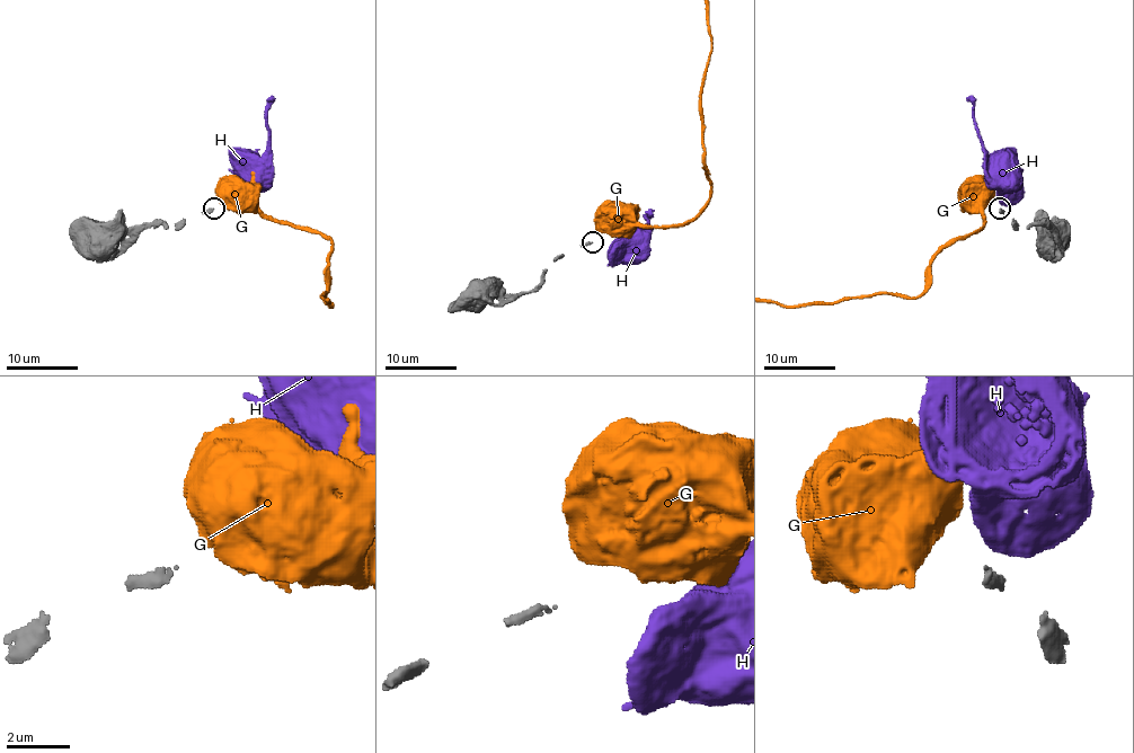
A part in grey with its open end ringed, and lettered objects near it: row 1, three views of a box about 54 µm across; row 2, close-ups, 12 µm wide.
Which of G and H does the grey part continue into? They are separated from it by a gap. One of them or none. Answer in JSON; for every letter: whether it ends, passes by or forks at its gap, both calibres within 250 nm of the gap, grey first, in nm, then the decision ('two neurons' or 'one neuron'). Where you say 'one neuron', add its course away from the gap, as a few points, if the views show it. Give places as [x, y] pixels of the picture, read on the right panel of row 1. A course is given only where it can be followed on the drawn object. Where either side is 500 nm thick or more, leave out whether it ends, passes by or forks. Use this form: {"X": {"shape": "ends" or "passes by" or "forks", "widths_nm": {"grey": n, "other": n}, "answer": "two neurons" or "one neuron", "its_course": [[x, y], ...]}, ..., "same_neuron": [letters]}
{"G": {"widths_nm": {"grey": 240, "other": 750}, "answer": "two neurons"}, "H": {"widths_nm": {"grey": 240, "other": 700}, "answer": "two neurons"}, "same_neuron": []}

